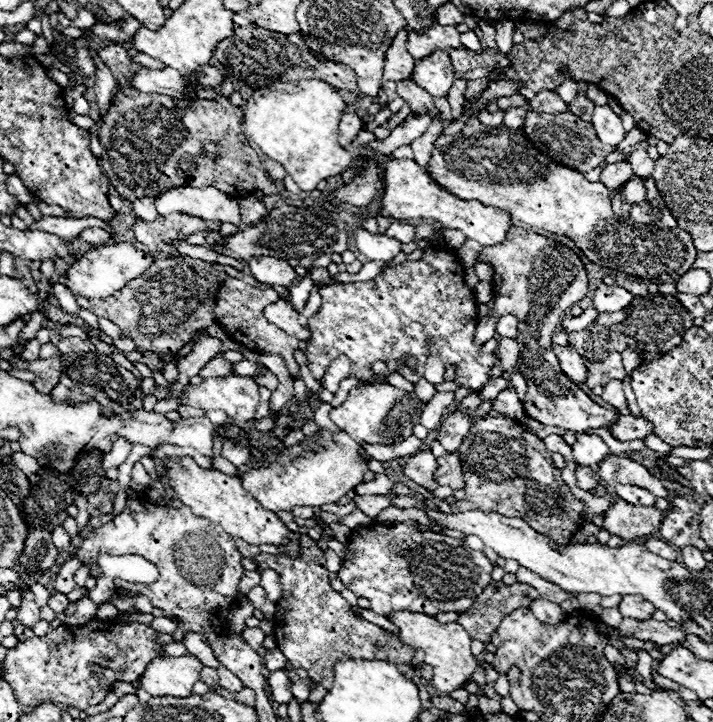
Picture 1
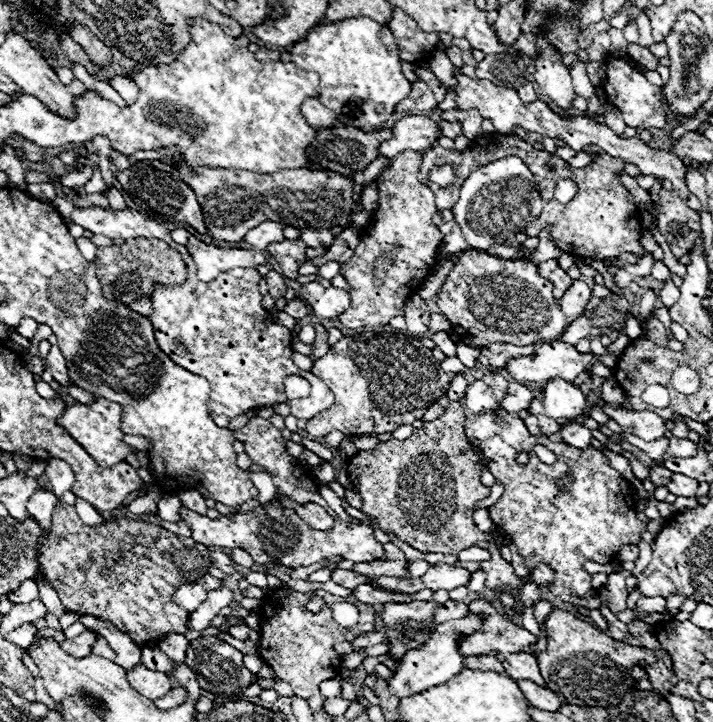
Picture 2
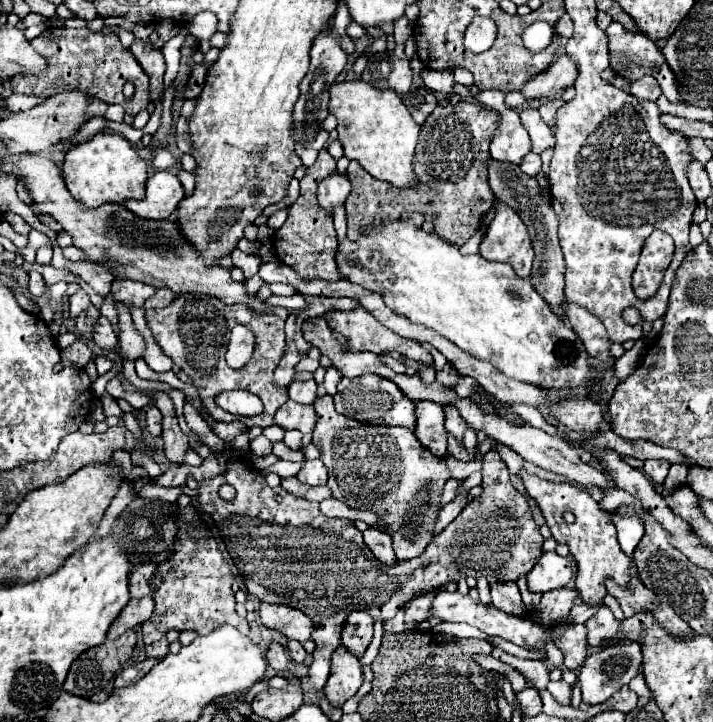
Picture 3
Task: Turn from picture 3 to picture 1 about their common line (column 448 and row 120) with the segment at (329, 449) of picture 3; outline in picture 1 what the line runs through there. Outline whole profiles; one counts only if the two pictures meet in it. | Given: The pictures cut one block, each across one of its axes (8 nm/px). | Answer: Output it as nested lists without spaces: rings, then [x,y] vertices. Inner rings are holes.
[[[472,118],[466,128],[460,134],[454,136],[442,136],[432,150],[430,162],[428,162],[428,174],[430,178],[454,194],[460,200],[478,200],[484,206],[494,206],[510,214],[510,220],[518,226],[526,228],[542,228],[554,234],[568,236],[574,240],[574,244],[598,266],[604,268],[626,268],[626,274],[652,280],[654,284],[666,284],[676,282],[684,272],[692,268],[692,262],[696,258],[696,248],[692,244],[692,238],[686,230],[680,228],[656,228],[638,224],[630,218],[616,216],[610,206],[610,194],[604,184],[600,182],[588,182],[582,172],[570,170],[566,166],[554,164],[550,158],[540,154],[524,136],[520,130],[498,126],[498,128],[486,128],[478,122],[478,118]]]

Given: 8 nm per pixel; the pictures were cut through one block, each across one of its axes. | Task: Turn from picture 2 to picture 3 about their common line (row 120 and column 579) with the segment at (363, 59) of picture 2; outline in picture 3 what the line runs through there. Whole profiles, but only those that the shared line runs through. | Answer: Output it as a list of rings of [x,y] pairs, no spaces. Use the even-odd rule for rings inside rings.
[[[390,220],[390,222],[384,222],[384,224],[376,224],[372,228],[366,228],[358,236],[356,242],[350,242],[346,238],[344,242],[338,244],[338,250],[336,250],[336,266],[338,266],[340,274],[342,274],[342,278],[348,278],[352,284],[360,284],[360,286],[364,286],[370,292],[378,292],[384,298],[384,302],[390,308],[394,308],[394,312],[406,316],[408,320],[414,320],[416,324],[426,324],[428,328],[436,330],[438,334],[446,336],[448,340],[454,340],[454,344],[458,344],[462,350],[470,352],[472,356],[478,356],[480,360],[492,362],[500,372],[504,372],[510,378],[516,378],[516,380],[522,380],[522,382],[528,382],[528,384],[534,384],[534,386],[540,386],[540,388],[574,388],[574,386],[584,386],[590,378],[596,376],[596,370],[590,368],[590,364],[588,364],[588,358],[590,356],[586,354],[586,348],[580,342],[580,338],[576,336],[576,332],[568,326],[566,320],[562,320],[562,316],[556,316],[556,314],[550,312],[550,308],[544,304],[542,296],[532,288],[532,284],[528,280],[516,276],[514,270],[510,268],[510,264],[490,262],[490,260],[484,260],[480,254],[464,256],[464,254],[460,254],[460,250],[454,244],[444,242],[438,234],[424,232],[422,228],[414,226],[412,220]]]

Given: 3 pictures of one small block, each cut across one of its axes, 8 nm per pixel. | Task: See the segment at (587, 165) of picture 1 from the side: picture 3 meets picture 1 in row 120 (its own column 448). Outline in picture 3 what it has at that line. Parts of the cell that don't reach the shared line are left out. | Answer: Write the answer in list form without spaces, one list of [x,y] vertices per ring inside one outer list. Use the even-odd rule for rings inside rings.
[[[490,450],[482,458],[482,464],[484,464],[482,466],[484,492],[478,498],[468,502],[468,506],[458,514],[458,518],[450,522],[432,540],[430,548],[418,560],[398,562],[394,568],[386,568],[386,564],[378,564],[378,560],[374,560],[372,552],[362,542],[362,532],[350,526],[348,520],[324,516],[316,502],[296,498],[290,492],[286,492],[282,486],[270,488],[260,476],[260,472],[254,466],[248,466],[248,462],[230,460],[230,466],[224,474],[210,480],[202,480],[198,488],[198,502],[218,524],[224,544],[234,564],[238,566],[248,592],[262,602],[284,604],[310,616],[314,624],[312,640],[316,642],[316,650],[312,654],[314,662],[310,666],[310,682],[316,690],[322,690],[328,680],[330,656],[342,644],[340,634],[342,634],[342,626],[346,624],[346,612],[366,610],[374,618],[374,622],[384,622],[394,618],[396,612],[406,608],[408,602],[414,600],[416,596],[440,590],[450,582],[458,582],[462,572],[466,574],[466,578],[478,578],[486,572],[488,584],[494,582],[504,584],[504,582],[516,582],[518,578],[526,576],[534,568],[534,564],[542,556],[544,538],[540,534],[540,528],[532,520],[528,498],[518,490],[514,490],[508,468],[496,450]],[[224,482],[236,488],[234,502],[226,502],[218,496],[218,488]]]

